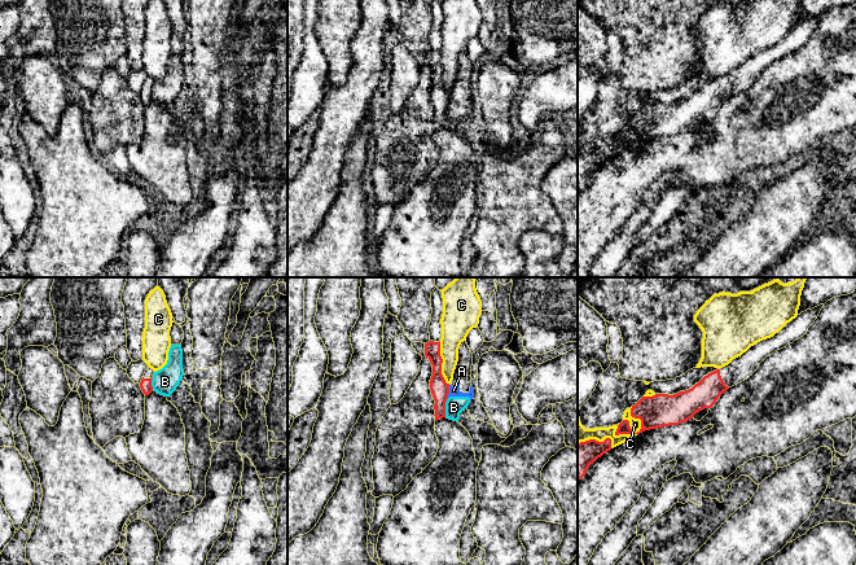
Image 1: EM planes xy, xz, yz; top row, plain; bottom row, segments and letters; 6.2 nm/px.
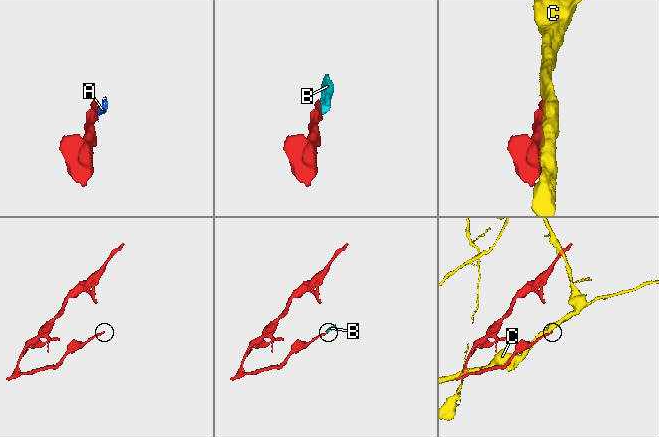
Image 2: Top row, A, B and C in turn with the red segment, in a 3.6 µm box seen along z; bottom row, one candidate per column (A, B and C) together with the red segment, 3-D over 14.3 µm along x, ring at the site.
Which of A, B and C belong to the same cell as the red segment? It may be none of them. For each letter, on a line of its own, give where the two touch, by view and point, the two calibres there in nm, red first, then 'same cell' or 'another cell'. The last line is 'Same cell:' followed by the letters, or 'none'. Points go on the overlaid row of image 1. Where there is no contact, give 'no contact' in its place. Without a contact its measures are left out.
A: xz (448, 392) | 110/60 nm | another cell
B: xz (444, 407) | 110/110 nm | another cell
C: yz (641, 428) | 80/80 nm | another cell
Same cell: none

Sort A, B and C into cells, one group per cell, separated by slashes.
A B / C

